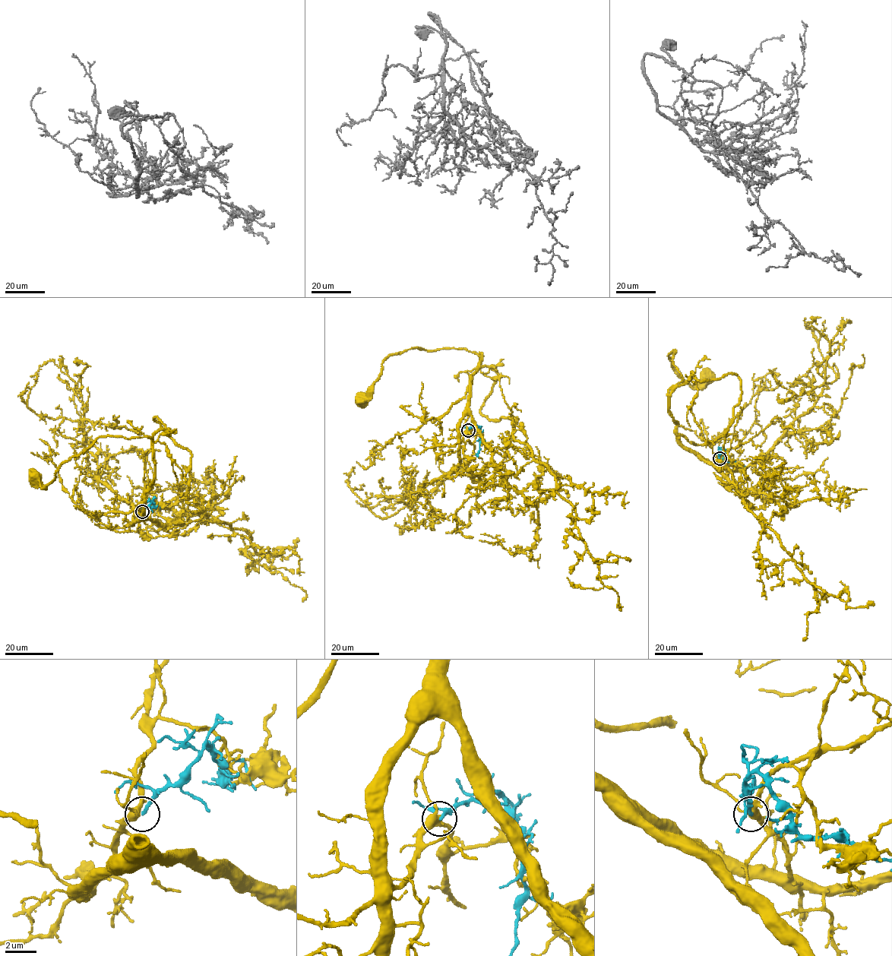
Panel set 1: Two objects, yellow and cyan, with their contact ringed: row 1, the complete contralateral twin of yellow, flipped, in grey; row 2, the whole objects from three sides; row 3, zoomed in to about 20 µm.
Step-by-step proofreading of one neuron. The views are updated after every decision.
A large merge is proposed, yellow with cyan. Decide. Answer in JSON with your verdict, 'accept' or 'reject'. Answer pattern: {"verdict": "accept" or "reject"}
{"verdict": "reject"}

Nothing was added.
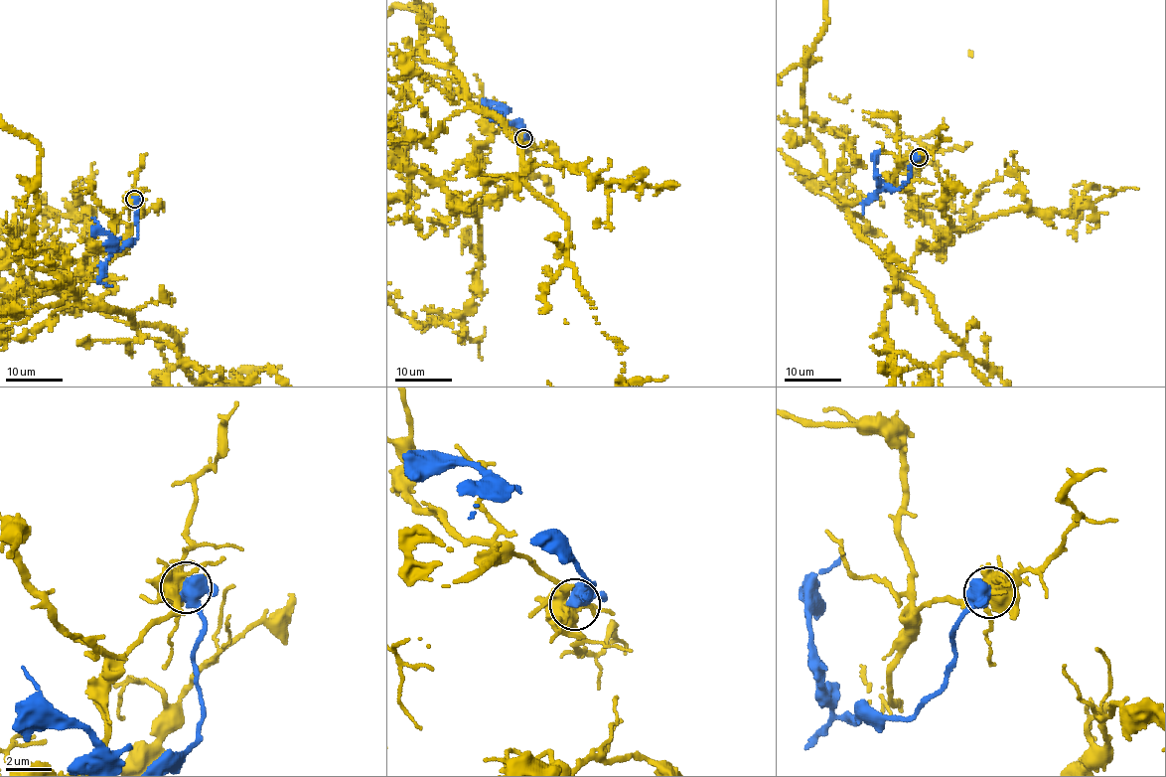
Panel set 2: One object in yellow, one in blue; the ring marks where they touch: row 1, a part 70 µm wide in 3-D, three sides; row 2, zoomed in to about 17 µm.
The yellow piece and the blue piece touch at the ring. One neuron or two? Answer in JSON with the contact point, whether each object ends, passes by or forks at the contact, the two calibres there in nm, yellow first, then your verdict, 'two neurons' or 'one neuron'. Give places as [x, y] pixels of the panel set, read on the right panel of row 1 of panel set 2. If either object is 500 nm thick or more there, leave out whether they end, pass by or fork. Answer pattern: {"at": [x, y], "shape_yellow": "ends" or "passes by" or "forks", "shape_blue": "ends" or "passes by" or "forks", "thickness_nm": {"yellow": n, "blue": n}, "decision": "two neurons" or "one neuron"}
{"at": [919, 157], "thickness_nm": {"yellow": 550, "blue": 550}, "decision": "one neuron"}

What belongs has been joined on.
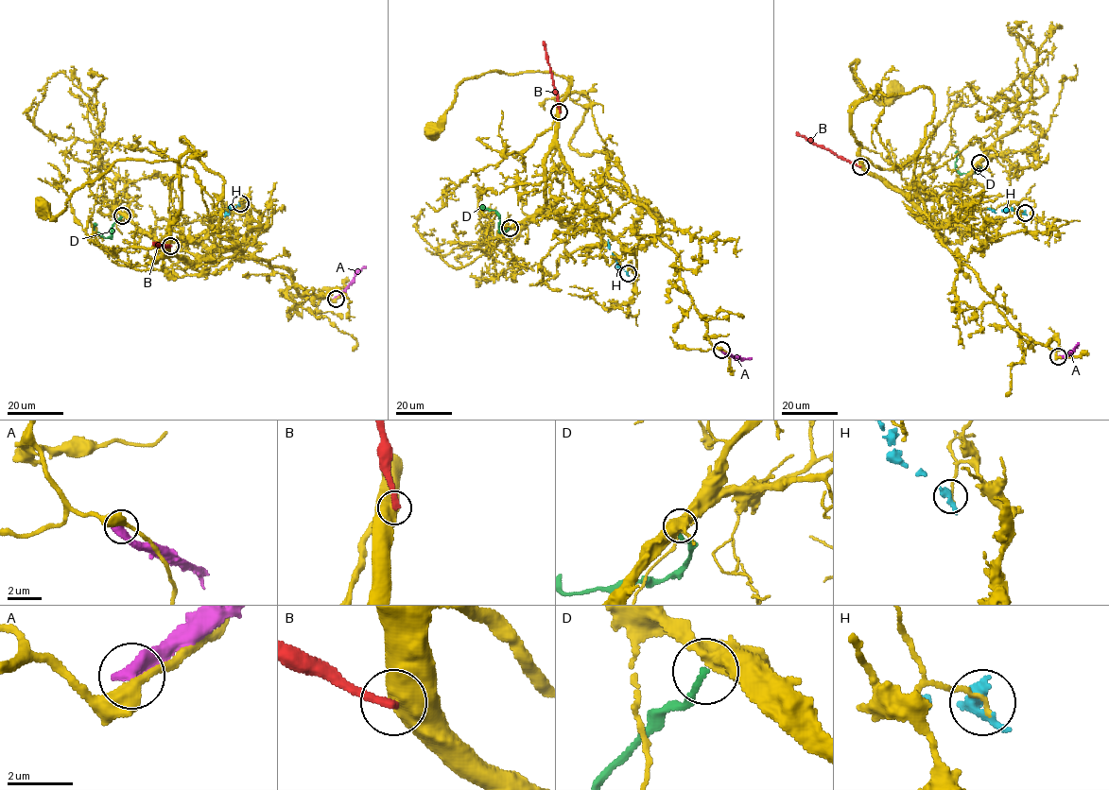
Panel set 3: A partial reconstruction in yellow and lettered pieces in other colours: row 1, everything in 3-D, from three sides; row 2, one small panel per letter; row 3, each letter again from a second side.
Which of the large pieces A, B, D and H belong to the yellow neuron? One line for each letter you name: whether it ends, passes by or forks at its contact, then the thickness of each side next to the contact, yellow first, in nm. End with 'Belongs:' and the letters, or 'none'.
Belongs: none

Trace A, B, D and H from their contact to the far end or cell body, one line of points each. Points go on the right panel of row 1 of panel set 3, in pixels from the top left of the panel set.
A: (1058, 356), (1067, 353), (1078, 343)
B: (860, 166), (813, 144), (796, 132)
D: (979, 163), (980, 168), (978, 170), (959, 173), (955, 167), (957, 152)
H: (1025, 213), (987, 208)

